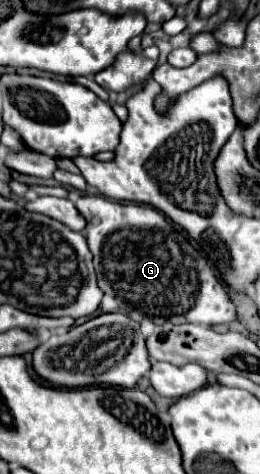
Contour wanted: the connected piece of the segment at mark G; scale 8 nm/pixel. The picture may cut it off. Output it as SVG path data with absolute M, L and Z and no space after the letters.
M81 196L75 206L87 220L85 234L89 250L93 252L99 288L107 296L113 296L127 314L137 312L155 324L193 322L213 326L235 320L235 306L227 296L227 286L217 278L217 272L209 266L205 254L201 254L181 232L171 228L171 220L165 214L147 204L121 204L105 196Z

